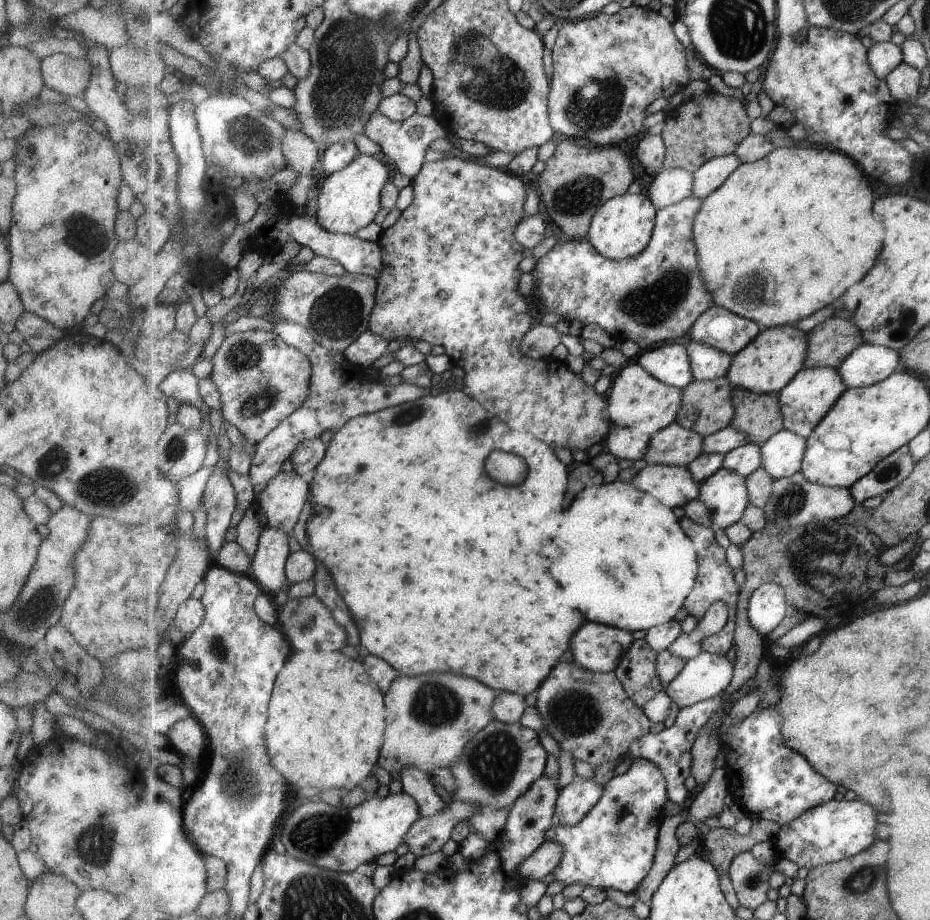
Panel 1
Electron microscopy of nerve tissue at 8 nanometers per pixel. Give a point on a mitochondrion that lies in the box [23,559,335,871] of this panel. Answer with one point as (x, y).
(95, 845)

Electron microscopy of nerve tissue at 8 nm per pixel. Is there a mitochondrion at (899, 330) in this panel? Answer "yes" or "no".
yes

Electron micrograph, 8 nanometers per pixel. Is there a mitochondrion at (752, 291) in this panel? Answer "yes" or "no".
yes

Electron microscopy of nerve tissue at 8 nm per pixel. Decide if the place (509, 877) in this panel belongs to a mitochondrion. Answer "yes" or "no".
no

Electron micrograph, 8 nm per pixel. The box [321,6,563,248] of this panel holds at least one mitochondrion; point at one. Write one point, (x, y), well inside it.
(493, 83)

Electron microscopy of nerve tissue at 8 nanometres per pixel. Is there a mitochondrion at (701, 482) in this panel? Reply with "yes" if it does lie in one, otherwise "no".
no

